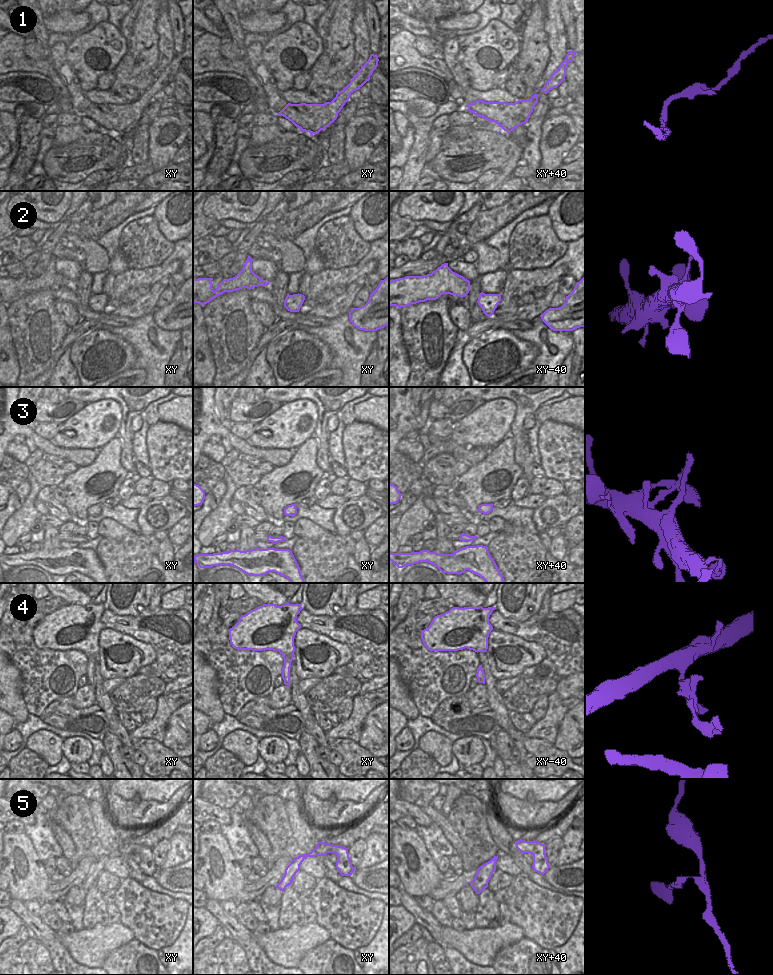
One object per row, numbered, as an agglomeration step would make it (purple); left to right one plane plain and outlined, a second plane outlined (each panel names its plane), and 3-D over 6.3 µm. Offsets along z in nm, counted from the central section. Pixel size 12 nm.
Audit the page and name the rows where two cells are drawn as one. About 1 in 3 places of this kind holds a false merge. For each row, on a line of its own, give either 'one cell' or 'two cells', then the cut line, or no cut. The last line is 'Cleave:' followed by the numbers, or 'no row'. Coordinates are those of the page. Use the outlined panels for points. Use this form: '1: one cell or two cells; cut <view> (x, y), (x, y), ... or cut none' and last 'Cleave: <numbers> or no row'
1: one cell; cut none
2: one cell; cut none
3: one cell; cut none
4: two cells; cut xy (284, 662), (290, 663)
5: one cell; cut none
Cleave: 4

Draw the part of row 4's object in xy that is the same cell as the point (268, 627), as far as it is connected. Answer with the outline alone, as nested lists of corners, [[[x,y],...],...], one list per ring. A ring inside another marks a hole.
[[[289,602],[277,606],[263,604],[245,615],[229,629],[229,640],[237,650],[278,651],[284,663],[294,658],[294,637],[301,628],[297,615],[303,608],[301,604]]]

